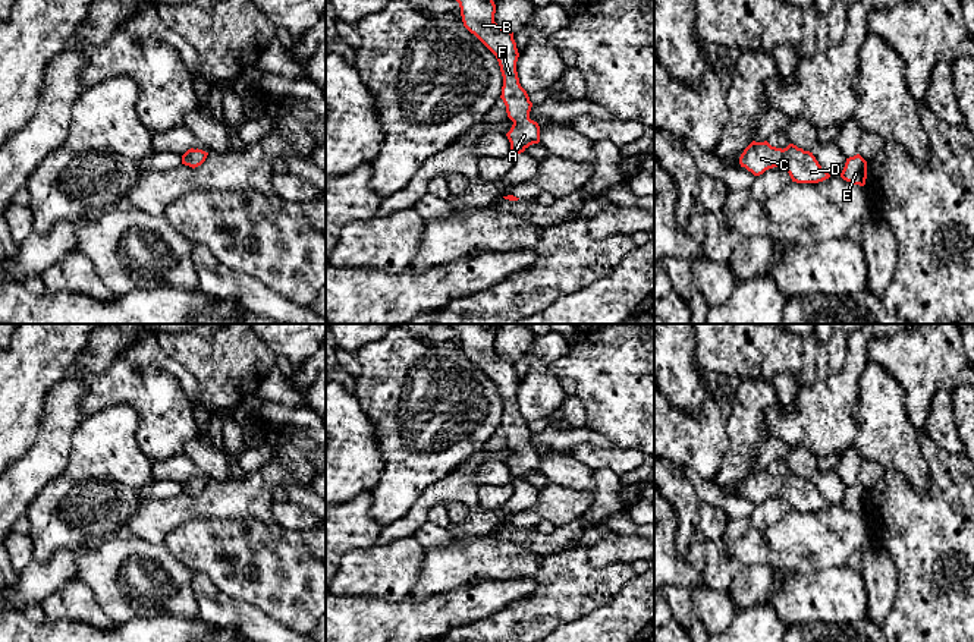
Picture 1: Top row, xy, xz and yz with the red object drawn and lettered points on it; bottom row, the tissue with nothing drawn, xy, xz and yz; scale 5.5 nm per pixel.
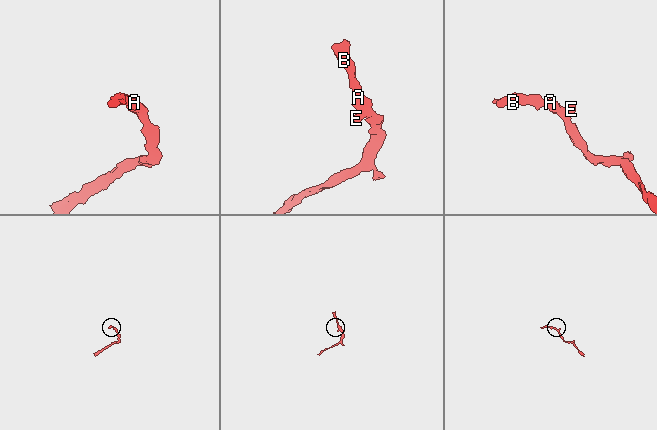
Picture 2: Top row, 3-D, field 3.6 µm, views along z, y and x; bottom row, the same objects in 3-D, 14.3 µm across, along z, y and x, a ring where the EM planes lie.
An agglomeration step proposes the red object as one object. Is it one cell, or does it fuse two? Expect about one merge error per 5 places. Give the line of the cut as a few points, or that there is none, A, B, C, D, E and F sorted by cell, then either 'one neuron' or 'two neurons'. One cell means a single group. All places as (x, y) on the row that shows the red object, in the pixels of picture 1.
no cut; A B C D E F; one neuron

